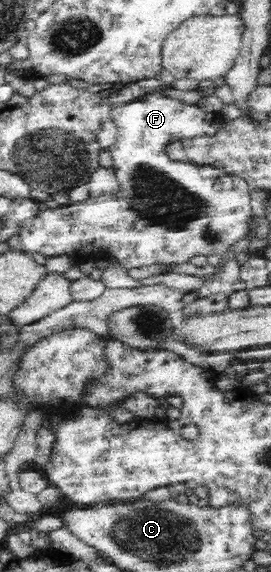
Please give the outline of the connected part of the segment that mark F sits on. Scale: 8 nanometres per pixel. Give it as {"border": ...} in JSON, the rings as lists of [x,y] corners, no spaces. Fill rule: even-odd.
{"border":[[[149,93],[128,102],[123,106],[113,107],[111,109],[111,121],[117,125],[118,134],[115,143],[109,151],[113,157],[112,169],[119,181],[119,190],[113,195],[103,195],[98,197],[89,197],[86,201],[80,203],[71,202],[65,206],[59,206],[54,209],[39,211],[29,221],[25,221],[19,232],[20,243],[18,249],[22,252],[33,255],[34,253],[43,254],[45,257],[51,256],[69,256],[74,265],[79,265],[82,261],[103,259],[105,254],[114,256],[125,268],[139,268],[140,266],[151,266],[151,264],[171,264],[171,262],[187,262],[190,258],[197,255],[208,257],[209,255],[222,255],[233,246],[235,242],[239,242],[243,238],[243,234],[249,232],[251,226],[251,204],[249,203],[250,188],[246,180],[241,178],[227,177],[224,169],[215,168],[211,165],[194,165],[186,162],[177,162],[166,154],[166,147],[174,141],[180,139],[191,139],[194,137],[209,137],[215,135],[222,127],[225,117],[221,112],[207,112],[197,104],[184,102],[183,100],[175,100],[161,93]]]}

